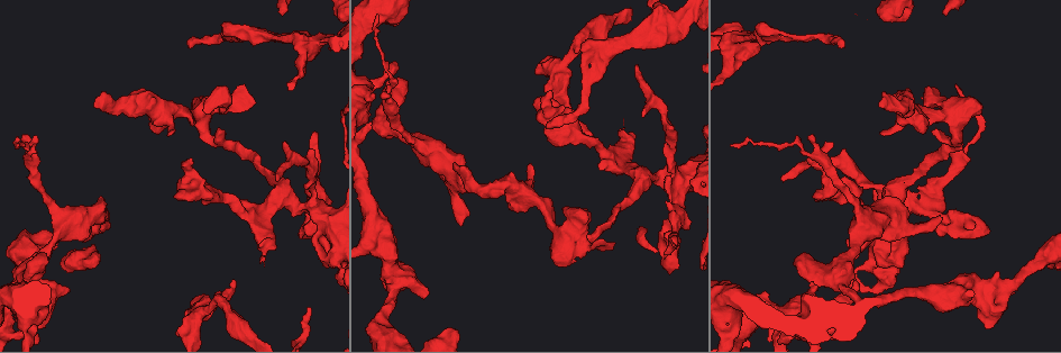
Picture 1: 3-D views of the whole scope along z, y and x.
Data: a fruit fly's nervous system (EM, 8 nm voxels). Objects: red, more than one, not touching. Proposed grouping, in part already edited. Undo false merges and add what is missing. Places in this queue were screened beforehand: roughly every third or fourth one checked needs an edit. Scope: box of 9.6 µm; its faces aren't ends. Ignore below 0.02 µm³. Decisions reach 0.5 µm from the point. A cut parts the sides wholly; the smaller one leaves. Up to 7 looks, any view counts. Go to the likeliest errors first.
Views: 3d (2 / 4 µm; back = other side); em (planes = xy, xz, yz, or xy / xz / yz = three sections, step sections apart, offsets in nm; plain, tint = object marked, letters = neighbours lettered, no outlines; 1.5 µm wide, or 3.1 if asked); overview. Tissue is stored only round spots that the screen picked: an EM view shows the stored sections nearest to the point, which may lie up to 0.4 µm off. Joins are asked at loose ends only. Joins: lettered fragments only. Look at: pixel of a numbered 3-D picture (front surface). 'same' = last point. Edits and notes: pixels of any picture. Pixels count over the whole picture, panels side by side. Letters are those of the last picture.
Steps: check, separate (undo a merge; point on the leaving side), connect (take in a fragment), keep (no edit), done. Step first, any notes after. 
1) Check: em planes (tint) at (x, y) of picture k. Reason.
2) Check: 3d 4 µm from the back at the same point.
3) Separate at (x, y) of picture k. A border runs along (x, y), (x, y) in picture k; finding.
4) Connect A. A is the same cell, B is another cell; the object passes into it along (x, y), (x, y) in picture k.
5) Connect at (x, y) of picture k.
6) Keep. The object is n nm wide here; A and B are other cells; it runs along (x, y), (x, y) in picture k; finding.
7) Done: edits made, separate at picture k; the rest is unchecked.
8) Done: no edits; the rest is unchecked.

Check: 3d 4 µm at (316, 135) of picture 1.

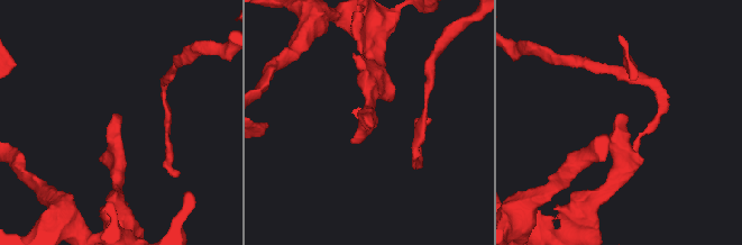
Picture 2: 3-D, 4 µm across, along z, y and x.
Check: em planes (tint) at (628, 116) of picture 2.

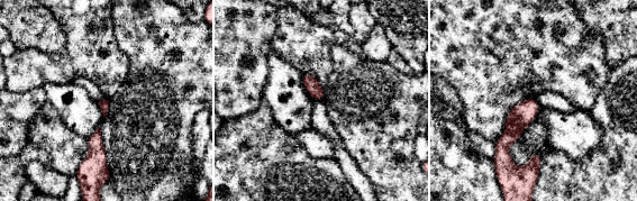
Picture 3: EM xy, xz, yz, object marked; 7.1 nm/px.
Check: em planes (letters) at the same point. See the neighbours.

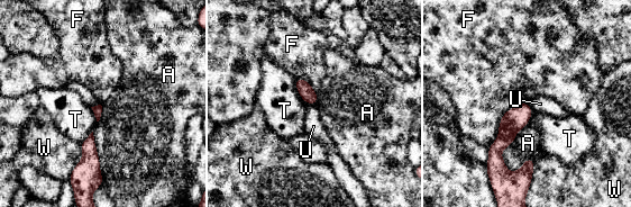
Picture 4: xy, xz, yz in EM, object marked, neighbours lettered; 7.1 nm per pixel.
Keep. A, F, T, U and W are other cells; it runs along (526, 105), (495, 149), (495, 162) in picture 4; no lettered fragment goes on from it.

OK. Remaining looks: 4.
Check: 3d 2 µm at (559, 67) of picture 1. Calibre changes.

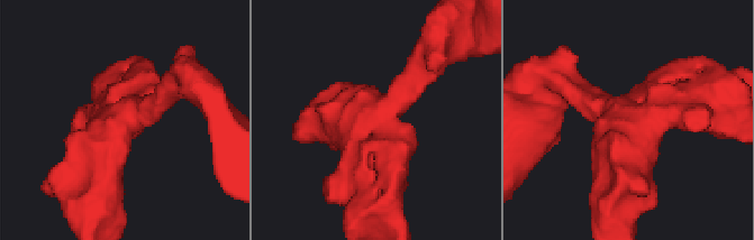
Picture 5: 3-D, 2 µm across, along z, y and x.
Check: em xy step 8 (tint) at (381, 116) of picture 5. 3 arms meet here; the arms are 240, 380, 400 nm wide; shape alone is not enough.

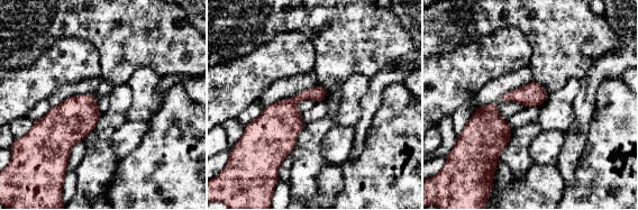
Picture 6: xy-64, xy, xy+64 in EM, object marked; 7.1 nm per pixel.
Check: em planes (letters) at the same point.

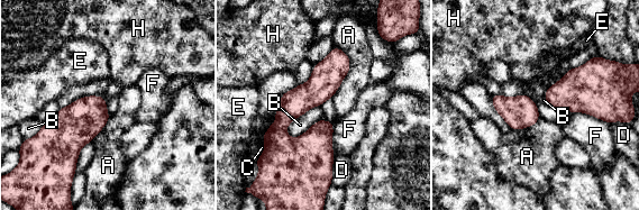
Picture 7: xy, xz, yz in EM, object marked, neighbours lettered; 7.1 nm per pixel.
Keep. A, B, C, D, E, F and H are other cells; a border runs along (320, 104), (286, 127), (290, 138) in picture 7; continuous, no second neuron.

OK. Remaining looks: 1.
Done: no edits; the rest is unchecked.

